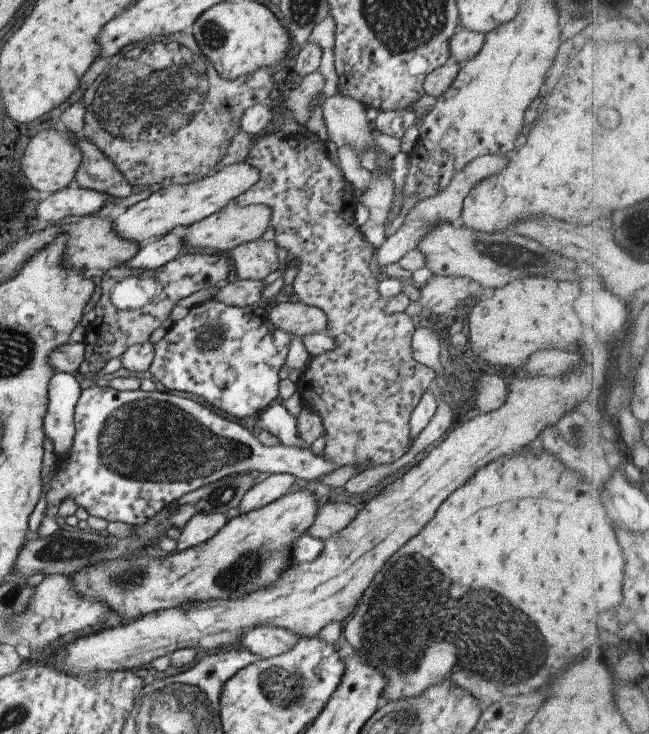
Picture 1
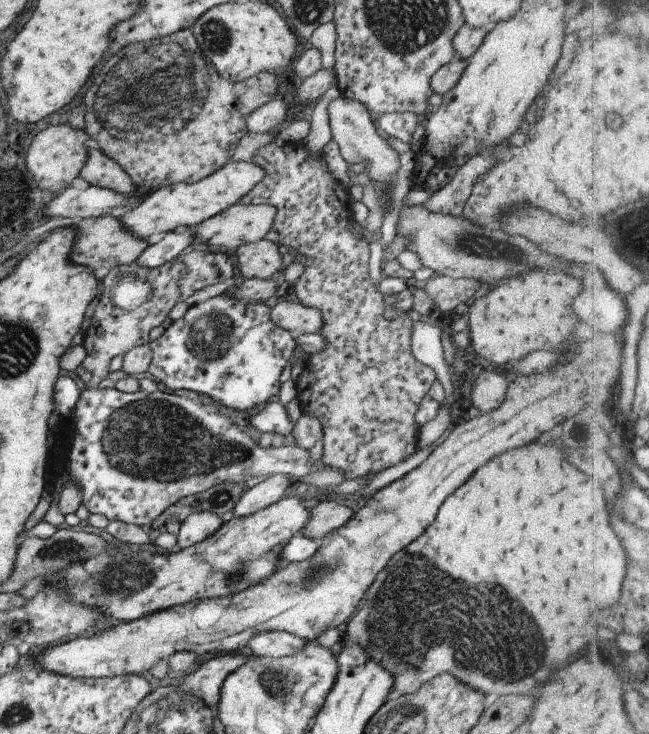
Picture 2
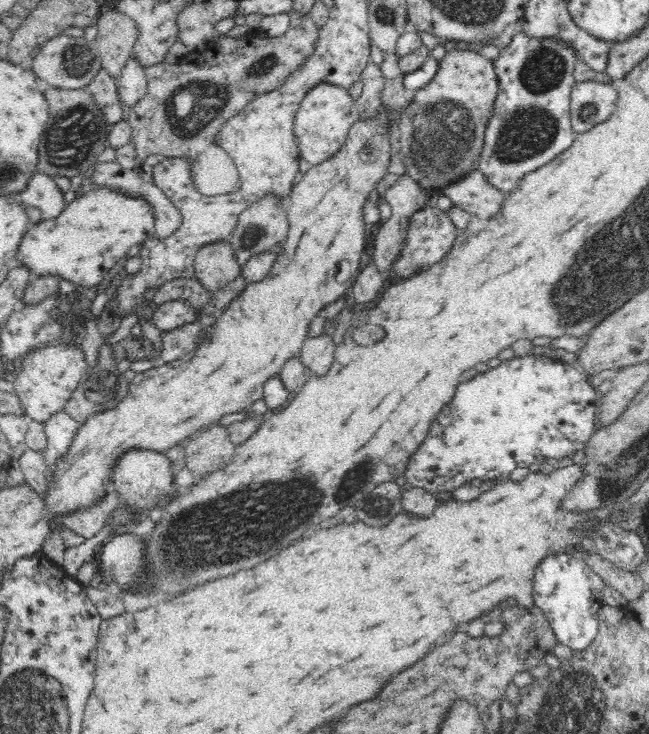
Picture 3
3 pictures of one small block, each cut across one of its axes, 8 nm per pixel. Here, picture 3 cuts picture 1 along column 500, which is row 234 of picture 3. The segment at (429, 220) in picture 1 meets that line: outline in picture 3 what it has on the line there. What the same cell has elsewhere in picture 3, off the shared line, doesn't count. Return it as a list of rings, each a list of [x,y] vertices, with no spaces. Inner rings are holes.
[[[96,162],[94,165],[94,172],[91,175],[93,188],[111,186],[112,190],[119,190],[134,198],[147,199],[155,218],[155,235],[160,240],[179,229],[182,222],[180,211],[163,192],[158,192],[152,176],[148,182],[138,174],[136,168],[126,169],[116,162]]]

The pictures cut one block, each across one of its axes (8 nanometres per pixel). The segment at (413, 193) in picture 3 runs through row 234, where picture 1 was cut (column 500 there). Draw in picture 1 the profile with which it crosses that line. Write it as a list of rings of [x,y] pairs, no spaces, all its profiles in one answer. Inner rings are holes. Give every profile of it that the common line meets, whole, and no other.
[[[484,373],[476,383],[477,408],[482,413],[489,413],[500,408],[507,399],[507,385],[498,374]]]

